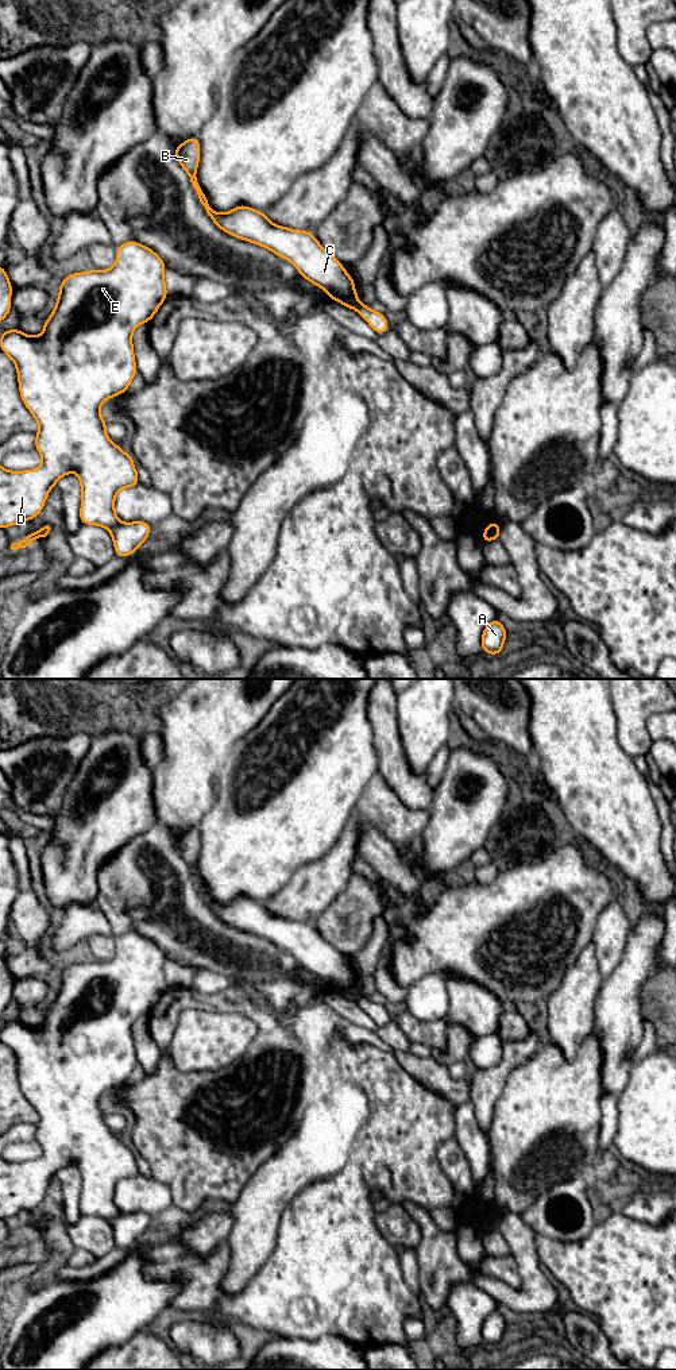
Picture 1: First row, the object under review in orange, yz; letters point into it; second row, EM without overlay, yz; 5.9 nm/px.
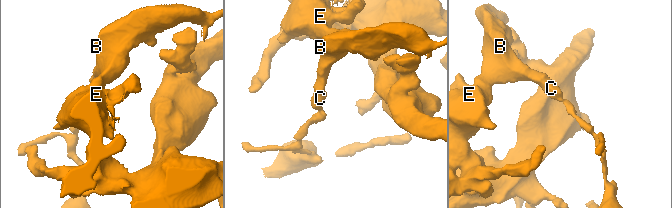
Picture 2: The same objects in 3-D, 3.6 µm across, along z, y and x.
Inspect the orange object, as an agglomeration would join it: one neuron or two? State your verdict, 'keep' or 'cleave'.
cleave

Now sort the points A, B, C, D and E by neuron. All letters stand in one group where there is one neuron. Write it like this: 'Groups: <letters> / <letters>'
Groups: A / B C D E

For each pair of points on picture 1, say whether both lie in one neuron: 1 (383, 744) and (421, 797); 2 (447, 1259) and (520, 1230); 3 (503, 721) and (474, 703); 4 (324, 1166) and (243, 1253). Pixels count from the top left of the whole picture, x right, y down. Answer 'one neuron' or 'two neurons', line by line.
1: one neuron
2: two neurons
3: one neuron
4: one neuron

